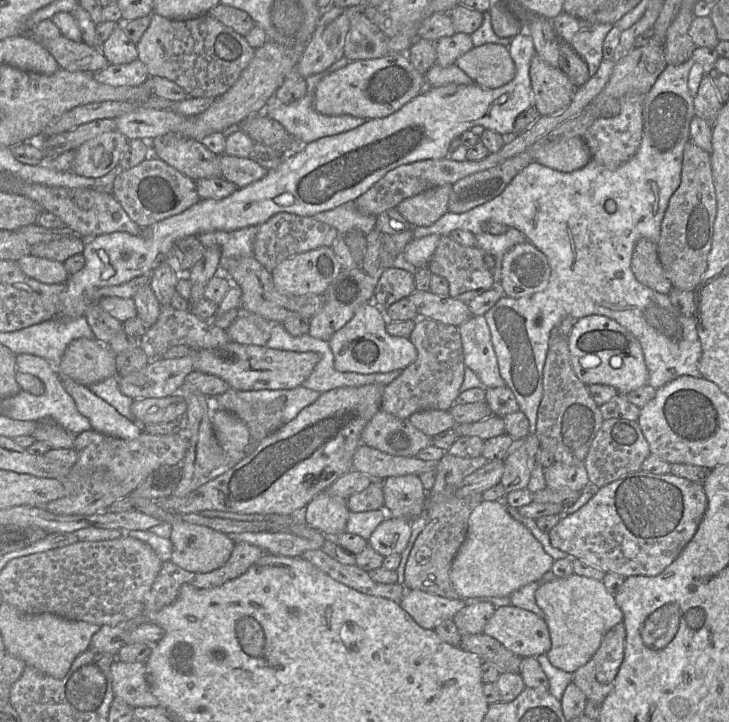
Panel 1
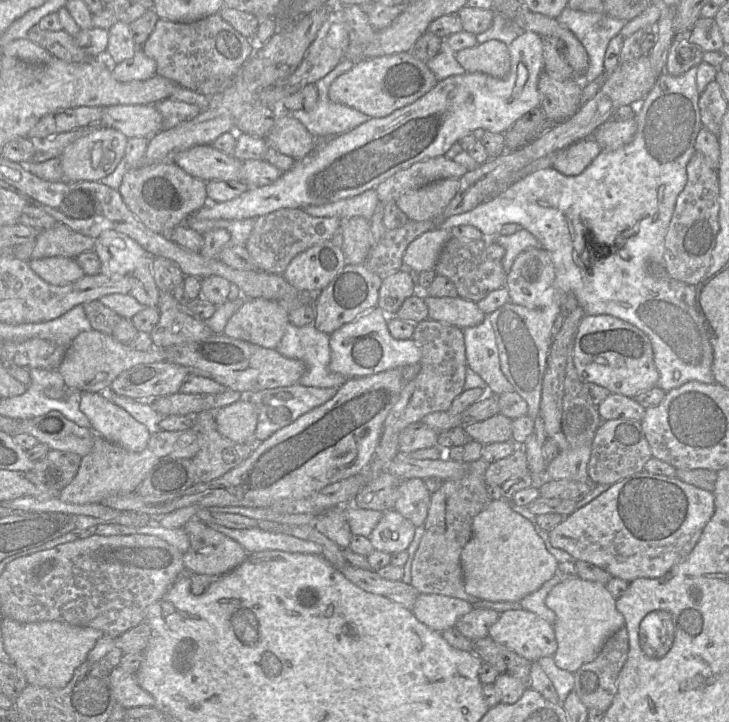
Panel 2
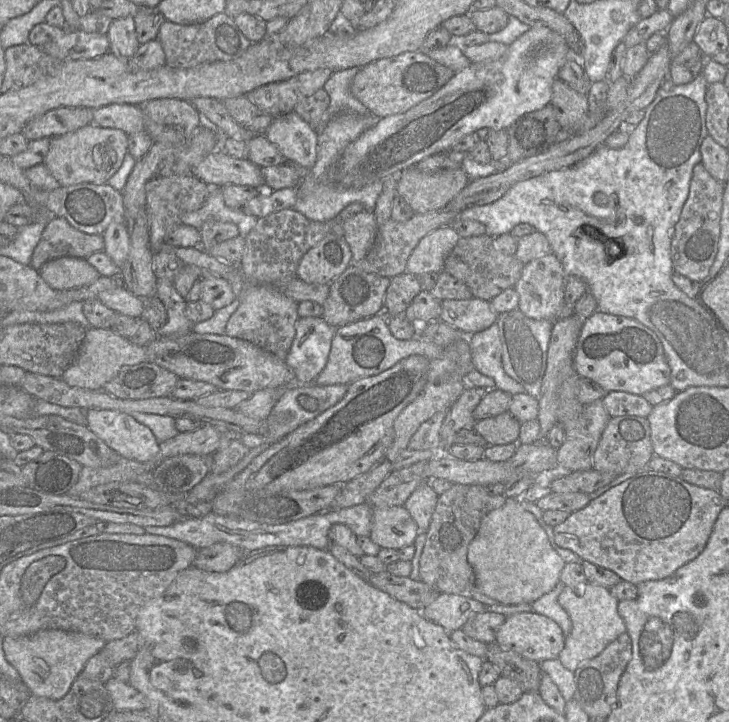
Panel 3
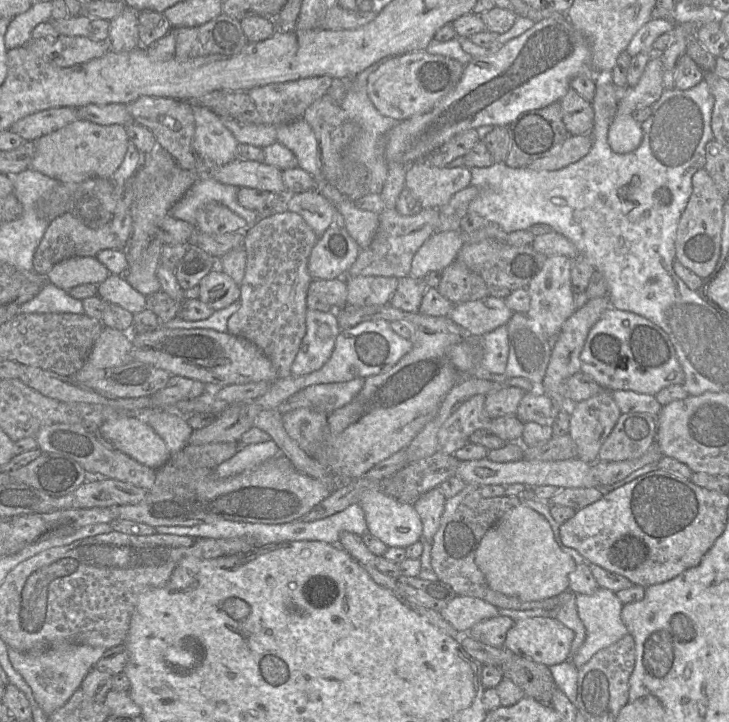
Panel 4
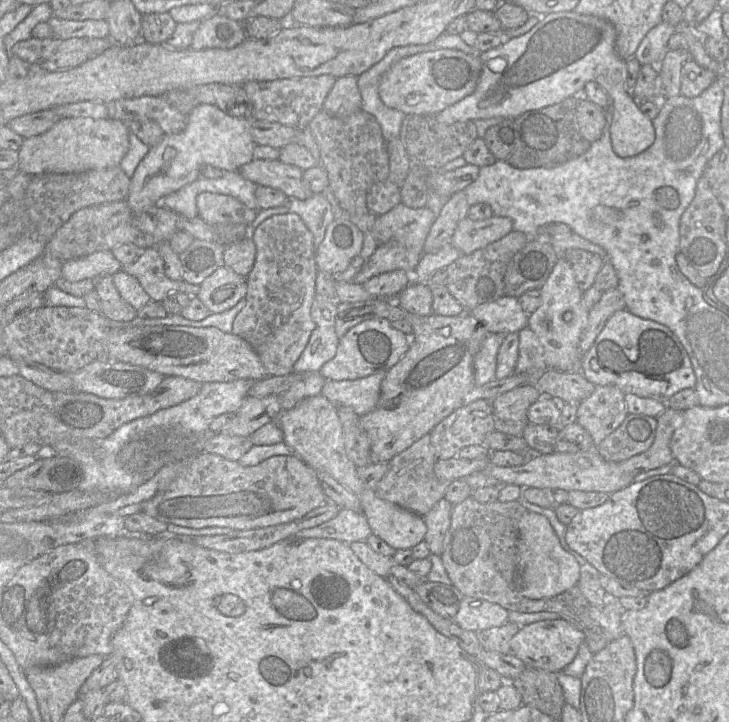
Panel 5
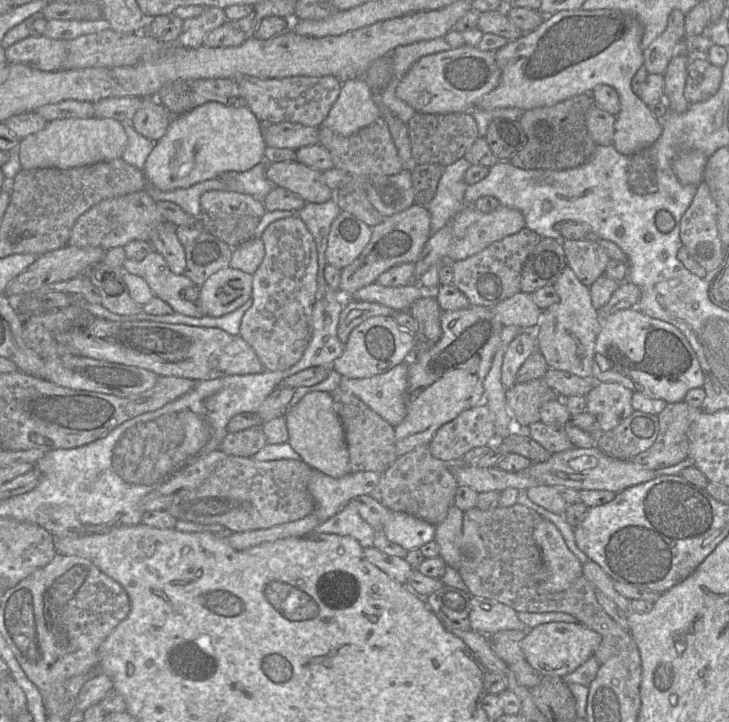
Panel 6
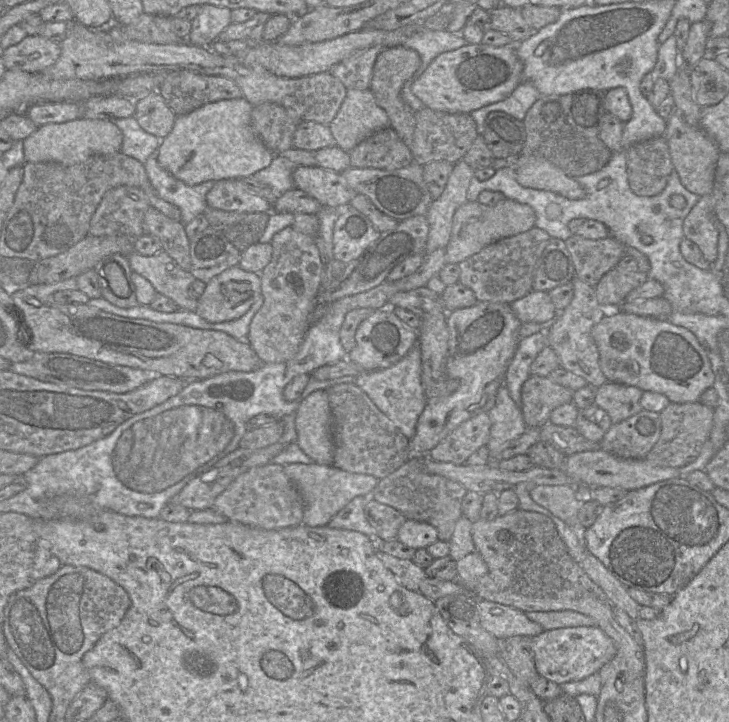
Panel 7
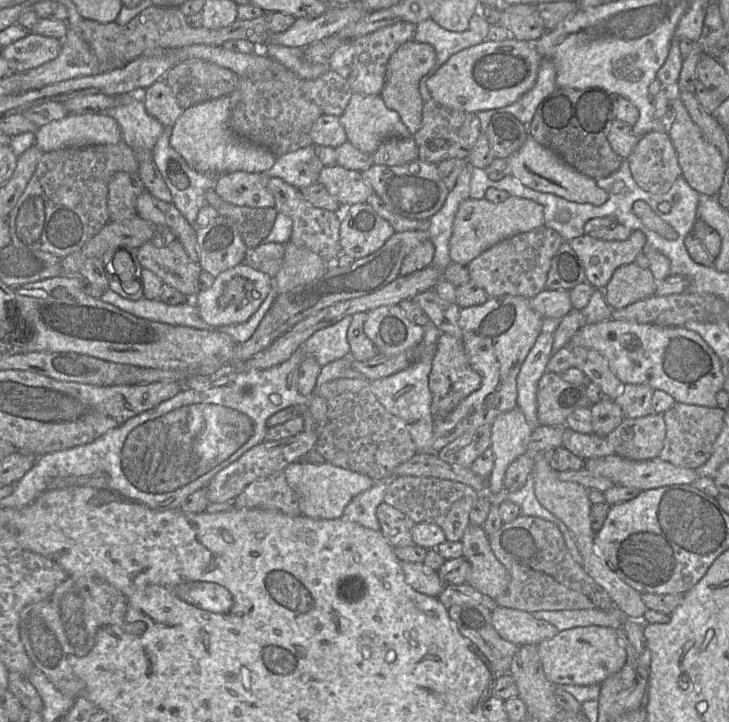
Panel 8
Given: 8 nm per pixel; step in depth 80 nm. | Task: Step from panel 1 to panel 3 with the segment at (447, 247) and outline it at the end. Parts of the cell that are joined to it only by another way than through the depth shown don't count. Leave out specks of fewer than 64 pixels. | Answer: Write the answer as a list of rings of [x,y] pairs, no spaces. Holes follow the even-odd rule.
[[[486,233],[469,238],[460,237],[446,257],[443,268],[443,271],[463,282],[470,289],[473,298],[486,301],[492,300],[506,289],[514,288],[524,267],[524,263],[515,255],[496,250],[493,246],[493,239]]]

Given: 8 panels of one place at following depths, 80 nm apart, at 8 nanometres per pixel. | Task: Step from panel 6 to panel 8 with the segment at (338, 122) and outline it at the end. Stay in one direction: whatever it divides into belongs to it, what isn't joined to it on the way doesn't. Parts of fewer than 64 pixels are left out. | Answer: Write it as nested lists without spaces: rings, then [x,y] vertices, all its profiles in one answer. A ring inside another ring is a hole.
[[[353,93],[343,114],[339,116],[347,140],[359,151],[372,155],[379,145],[388,138],[411,137],[408,128],[394,110],[387,108],[380,95]]]

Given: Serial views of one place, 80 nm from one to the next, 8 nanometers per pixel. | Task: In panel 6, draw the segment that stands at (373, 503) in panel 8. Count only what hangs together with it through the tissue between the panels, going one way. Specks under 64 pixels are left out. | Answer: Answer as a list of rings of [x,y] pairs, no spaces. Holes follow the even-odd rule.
[[[348,503],[337,514],[314,528],[317,533],[351,536],[362,544],[370,544],[376,530],[366,522],[355,506]]]

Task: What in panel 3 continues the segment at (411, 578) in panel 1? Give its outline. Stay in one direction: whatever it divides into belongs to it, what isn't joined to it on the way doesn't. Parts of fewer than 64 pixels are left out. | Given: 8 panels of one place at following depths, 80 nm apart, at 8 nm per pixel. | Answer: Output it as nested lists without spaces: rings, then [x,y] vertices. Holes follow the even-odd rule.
[[[454,484],[439,495],[420,557],[421,581],[446,594],[464,596],[485,605],[502,604],[479,590],[473,568],[467,560],[467,554],[479,531],[482,519],[489,512],[502,507],[506,500],[507,497],[504,495],[490,495],[486,486],[476,484]]]

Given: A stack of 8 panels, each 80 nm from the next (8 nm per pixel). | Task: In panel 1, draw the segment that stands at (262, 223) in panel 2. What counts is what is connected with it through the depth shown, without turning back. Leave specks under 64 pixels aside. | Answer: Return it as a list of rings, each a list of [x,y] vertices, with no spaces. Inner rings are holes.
[[[280,212],[258,226],[258,233],[254,243],[254,257],[267,270],[273,270],[279,263],[294,255],[327,246],[332,247],[337,238],[337,230],[314,217],[300,216],[287,212]]]

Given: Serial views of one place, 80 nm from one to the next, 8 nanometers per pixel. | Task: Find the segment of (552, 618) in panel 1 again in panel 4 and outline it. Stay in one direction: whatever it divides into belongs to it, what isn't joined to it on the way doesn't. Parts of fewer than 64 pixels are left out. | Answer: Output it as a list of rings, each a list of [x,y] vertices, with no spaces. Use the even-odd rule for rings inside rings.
[[[599,587],[593,594],[576,594],[575,603],[577,613],[582,621],[586,635],[585,639],[575,655],[569,660],[579,669],[587,663],[598,651],[609,647],[628,634],[628,629],[622,621],[622,602],[616,594],[606,588]]]

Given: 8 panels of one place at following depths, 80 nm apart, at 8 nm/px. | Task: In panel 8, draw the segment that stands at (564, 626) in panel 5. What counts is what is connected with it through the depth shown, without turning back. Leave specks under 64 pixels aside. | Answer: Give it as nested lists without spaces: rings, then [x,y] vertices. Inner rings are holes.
[[[597,625],[580,626],[560,631],[553,638],[538,644],[544,673],[556,685],[600,684],[610,675],[618,672],[626,663],[627,652],[615,628]]]

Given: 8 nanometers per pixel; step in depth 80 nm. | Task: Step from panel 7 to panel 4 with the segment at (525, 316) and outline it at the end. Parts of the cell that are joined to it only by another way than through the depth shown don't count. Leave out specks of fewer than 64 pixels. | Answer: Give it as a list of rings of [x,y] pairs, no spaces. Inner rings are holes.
[[[488,296],[455,304],[447,317],[461,326],[472,338],[479,338],[500,326],[506,326],[513,314],[504,299]]]

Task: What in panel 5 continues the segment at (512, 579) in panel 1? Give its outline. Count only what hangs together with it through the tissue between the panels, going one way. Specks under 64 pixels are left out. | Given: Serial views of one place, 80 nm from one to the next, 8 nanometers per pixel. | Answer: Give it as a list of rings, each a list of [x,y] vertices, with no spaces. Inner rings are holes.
[[[527,511],[518,524],[519,542],[517,557],[517,585],[521,593],[530,599],[556,596],[576,585],[581,565],[565,551],[551,523],[542,514]]]

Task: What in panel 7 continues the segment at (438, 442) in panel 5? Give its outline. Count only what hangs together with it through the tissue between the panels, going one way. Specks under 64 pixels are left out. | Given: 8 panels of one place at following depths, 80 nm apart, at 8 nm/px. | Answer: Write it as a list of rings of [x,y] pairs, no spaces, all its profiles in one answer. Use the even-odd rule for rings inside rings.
[[[480,413],[456,427],[428,456],[433,460],[463,465],[468,457],[490,439],[491,419],[488,413]]]

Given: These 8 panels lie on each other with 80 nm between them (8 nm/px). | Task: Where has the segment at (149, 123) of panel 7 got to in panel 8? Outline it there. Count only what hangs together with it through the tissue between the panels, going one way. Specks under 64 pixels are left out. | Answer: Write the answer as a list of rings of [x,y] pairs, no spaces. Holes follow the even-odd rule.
[[[160,79],[141,93],[145,109],[149,115],[156,118],[164,127],[173,126],[183,109],[170,88]]]

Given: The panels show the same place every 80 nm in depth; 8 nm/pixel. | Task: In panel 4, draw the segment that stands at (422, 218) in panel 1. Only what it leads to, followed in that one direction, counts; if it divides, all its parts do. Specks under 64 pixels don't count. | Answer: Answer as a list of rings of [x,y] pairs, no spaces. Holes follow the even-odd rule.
[[[417,161],[406,170],[405,187],[418,198],[424,208],[441,208],[458,191],[471,185],[467,166],[436,167]]]

